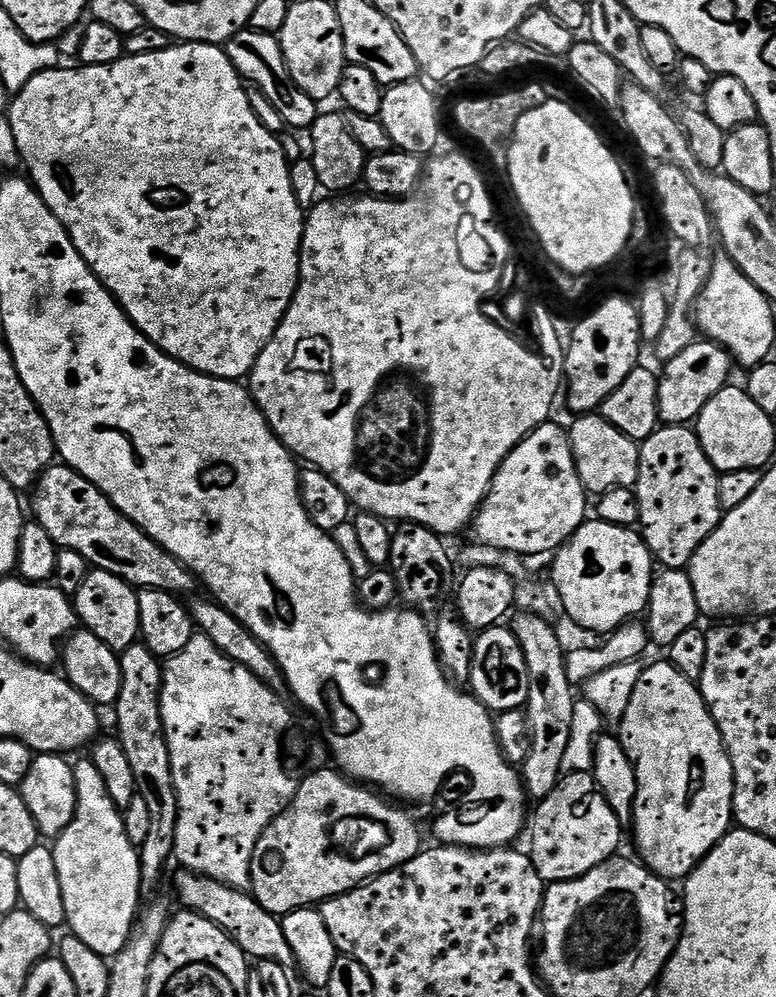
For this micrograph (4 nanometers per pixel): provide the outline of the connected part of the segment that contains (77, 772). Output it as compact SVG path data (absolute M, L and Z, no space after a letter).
M91 759L75 761L72 773L76 787L76 816L70 826L55 837L52 848L54 862L58 866L58 882L62 882L66 924L71 935L77 936L90 950L94 950L94 954L114 958L126 946L128 937L132 935L132 925L142 908L140 853L137 845L130 842L121 809L117 808L114 798L110 798L110 790L106 790L106 782L102 782L102 774L98 774Z

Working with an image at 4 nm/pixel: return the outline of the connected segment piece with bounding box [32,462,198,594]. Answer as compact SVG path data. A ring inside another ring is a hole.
M56 462L53 463L52 467L45 470L39 480L36 481L34 495L36 497L32 500L32 508L36 511L35 523L40 524L42 530L46 530L46 534L50 534L50 538L54 538L57 549L65 548L82 554L82 558L86 558L86 562L93 569L114 574L137 590L157 588L159 592L181 594L180 592L192 592L195 588L198 588L196 577L183 564L179 564L165 548L158 546L158 542L151 540L138 525L130 522L130 518L122 515L105 498L102 490L98 490L67 464Z

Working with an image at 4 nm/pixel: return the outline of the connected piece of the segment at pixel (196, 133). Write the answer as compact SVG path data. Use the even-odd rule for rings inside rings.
M176 42L173 43L171 48L158 50L154 54L138 54L137 56L125 54L120 57L118 62L107 64L106 66L90 66L86 64L75 67L67 68L67 66L61 66L58 68L47 68L47 70L38 73L34 78L30 78L30 82L26 82L24 89L21 92L15 93L13 100L16 101L13 102L12 109L6 113L8 125L14 130L16 151L22 164L28 167L29 174L27 173L27 175L30 177L32 187L44 199L46 206L50 206L54 218L58 218L58 222L62 222L62 226L70 234L70 238L74 242L78 254L82 254L82 258L90 266L90 270L104 283L104 289L120 303L120 309L132 319L132 325L151 344L161 348L170 358L182 362L188 368L193 368L195 372L201 372L219 380L243 381L258 362L262 350L266 350L270 338L274 338L274 334L278 330L278 326L282 322L282 318L294 298L296 287L300 281L300 243L302 242L302 234L304 233L306 212L305 209L300 207L298 198L294 198L294 186L290 182L290 156L284 153L284 148L280 145L281 137L277 133L266 130L266 126L262 126L258 114L254 114L254 110L250 106L250 98L248 97L248 88L246 87L245 81L242 79L240 71L232 65L227 51L221 45Z

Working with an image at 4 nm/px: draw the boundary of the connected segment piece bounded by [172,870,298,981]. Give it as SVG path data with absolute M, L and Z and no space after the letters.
M187 870L177 871L172 884L176 887L176 896L181 900L183 907L189 912L198 912L210 922L214 922L223 932L235 940L244 955L253 961L269 960L278 962L282 970L286 970L286 978L295 981L298 976L294 950L290 950L290 942L286 942L286 934L282 934L280 920L274 914L262 910L256 897L245 891L228 888L224 884L216 884L199 876L196 872Z

